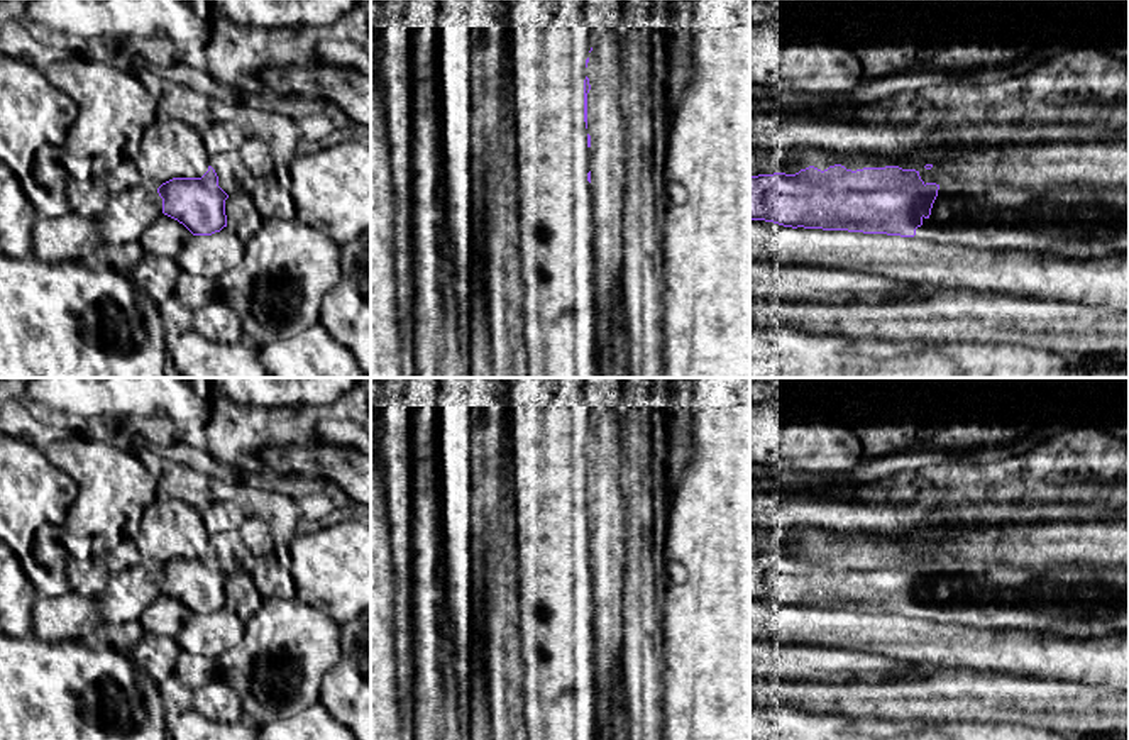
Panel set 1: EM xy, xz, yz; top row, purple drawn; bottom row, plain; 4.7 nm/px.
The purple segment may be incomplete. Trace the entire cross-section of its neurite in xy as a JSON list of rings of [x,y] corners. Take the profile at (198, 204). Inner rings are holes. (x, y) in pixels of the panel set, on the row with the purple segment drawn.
[[[212,166],[201,178],[173,178],[157,188],[162,213],[183,224],[193,235],[212,235],[227,227],[225,200]]]

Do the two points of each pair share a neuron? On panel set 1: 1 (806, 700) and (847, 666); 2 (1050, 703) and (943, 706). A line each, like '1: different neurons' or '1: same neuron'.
1: different neurons
2: same neuron

